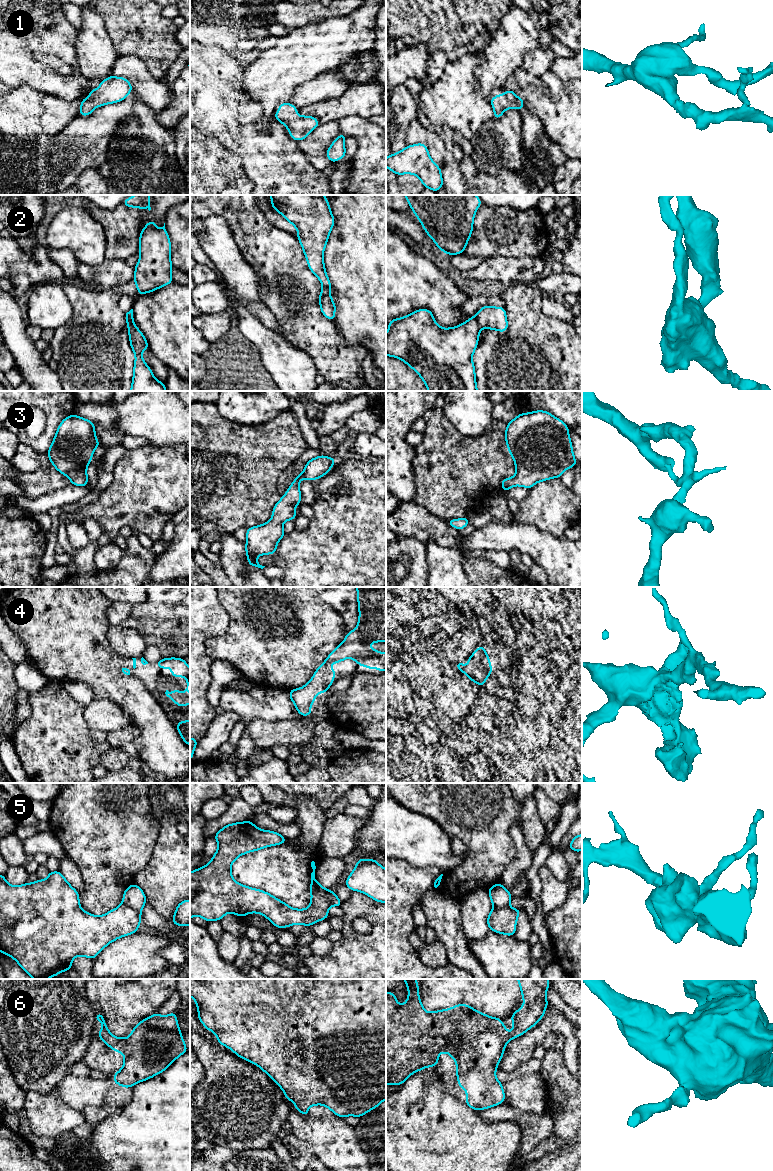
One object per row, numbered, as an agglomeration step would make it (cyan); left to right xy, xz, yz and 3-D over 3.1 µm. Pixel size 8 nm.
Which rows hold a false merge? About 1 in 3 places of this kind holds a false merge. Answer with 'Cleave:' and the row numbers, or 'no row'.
Cleave: 2, 5

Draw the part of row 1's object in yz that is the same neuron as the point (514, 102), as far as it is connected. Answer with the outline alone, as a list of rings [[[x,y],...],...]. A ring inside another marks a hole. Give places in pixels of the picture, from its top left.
[[[505,90],[505,94],[497,94],[490,99],[494,110],[494,119],[499,119],[505,110],[513,108],[521,110],[524,106],[524,100],[517,97],[515,91]]]

